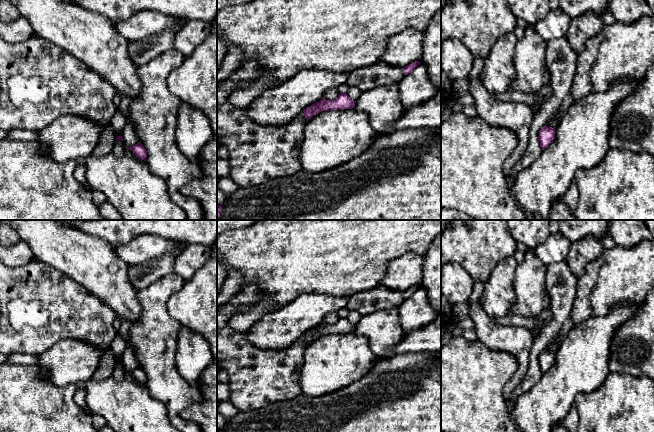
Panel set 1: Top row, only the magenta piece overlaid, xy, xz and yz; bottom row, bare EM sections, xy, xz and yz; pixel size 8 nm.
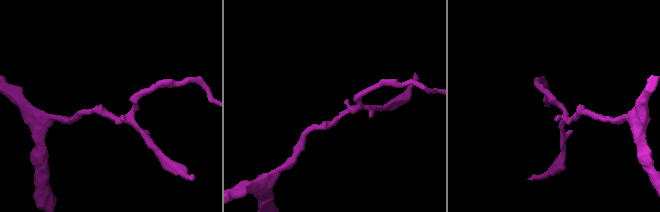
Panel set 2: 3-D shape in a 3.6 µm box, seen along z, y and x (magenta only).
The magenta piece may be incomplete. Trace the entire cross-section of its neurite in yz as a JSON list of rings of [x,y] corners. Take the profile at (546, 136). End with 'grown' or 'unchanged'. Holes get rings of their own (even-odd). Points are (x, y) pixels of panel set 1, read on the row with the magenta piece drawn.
[[[544,126],[538,136],[538,140],[540,141],[540,146],[542,150],[546,149],[555,138],[555,129],[552,127]]] | unchanged

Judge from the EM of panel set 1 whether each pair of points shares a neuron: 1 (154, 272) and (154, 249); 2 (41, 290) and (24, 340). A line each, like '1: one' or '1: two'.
1: two
2: one

